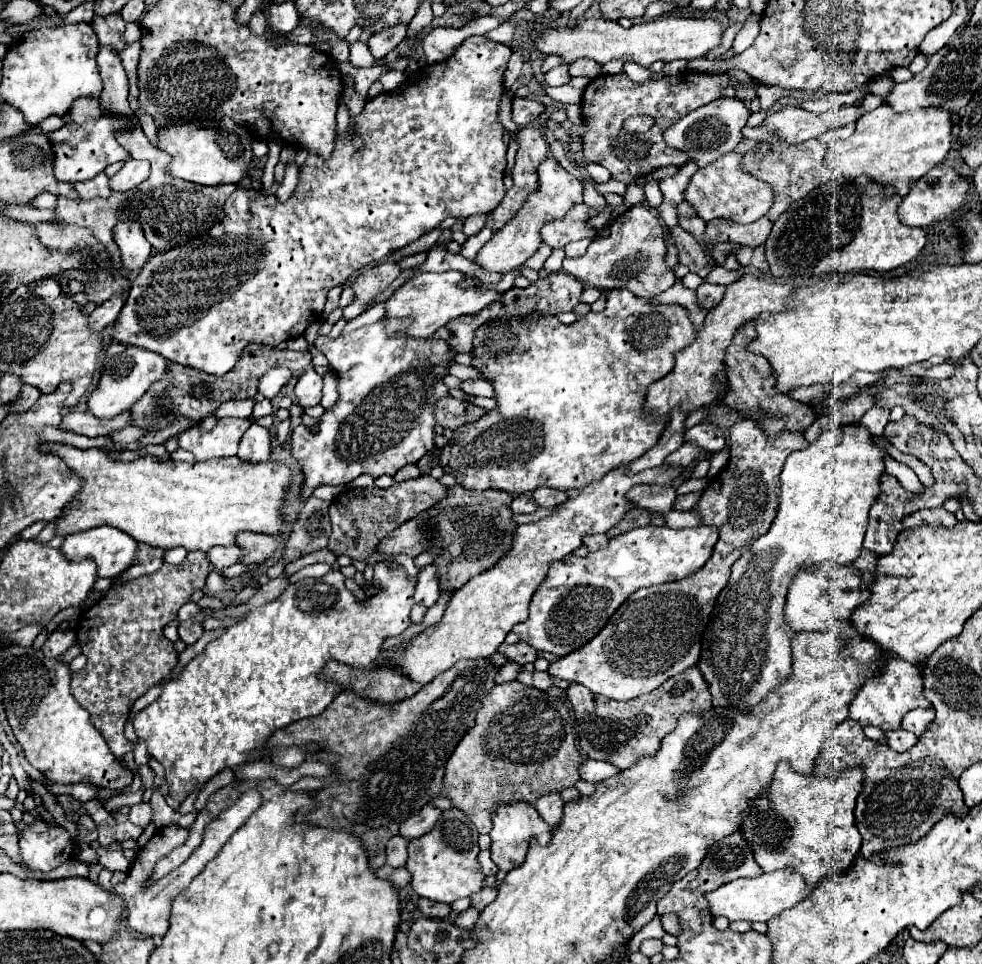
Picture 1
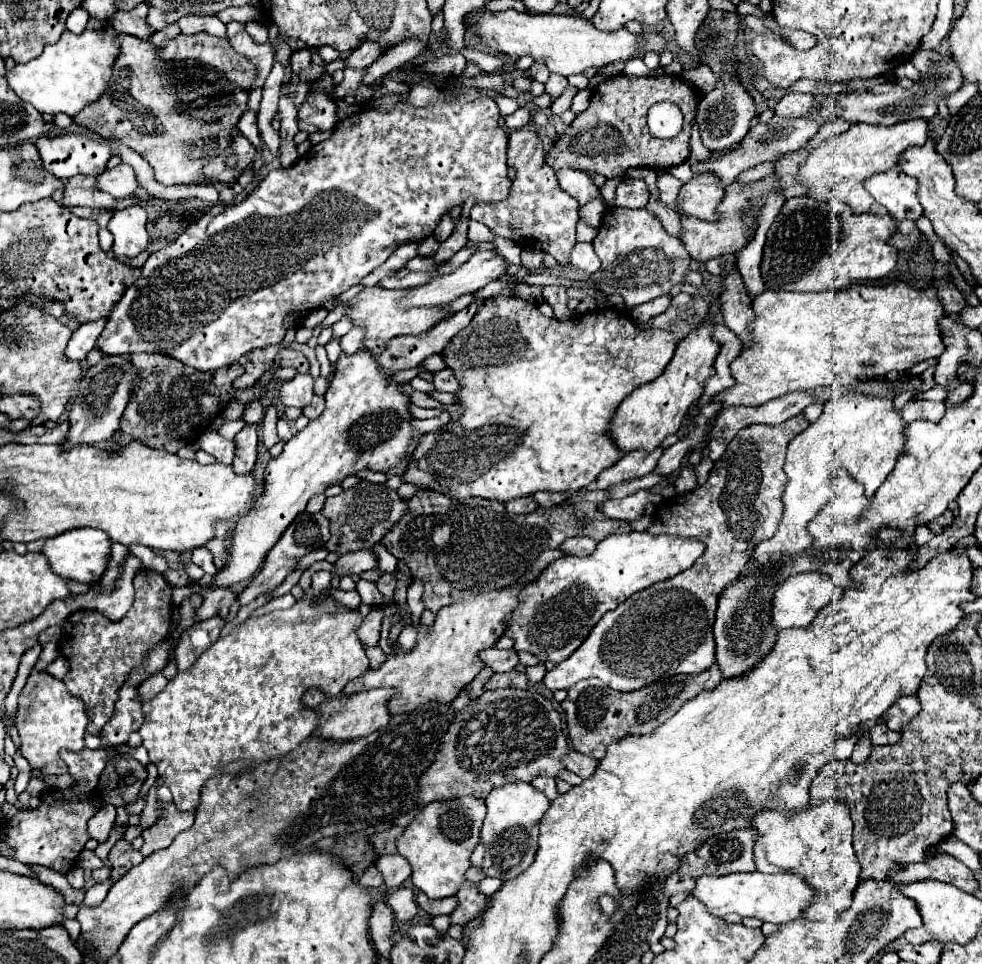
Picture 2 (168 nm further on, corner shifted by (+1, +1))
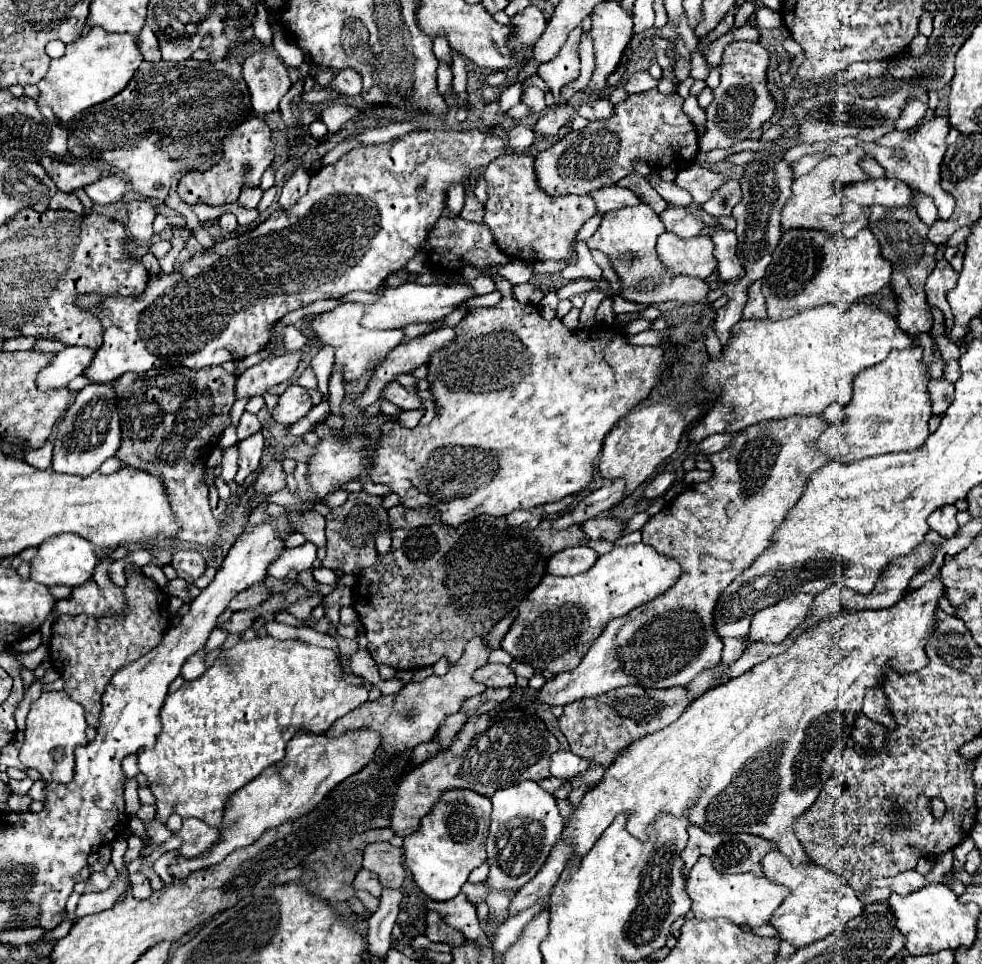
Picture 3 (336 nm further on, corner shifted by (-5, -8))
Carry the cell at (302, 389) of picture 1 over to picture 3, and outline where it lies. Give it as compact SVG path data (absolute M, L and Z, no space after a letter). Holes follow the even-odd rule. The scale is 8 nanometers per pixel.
M290 385L282 395L280 395L280 401L274 409L274 419L278 423L284 423L284 425L292 425L296 421L300 421L302 417L308 415L308 411L312 409L312 399L310 399L310 393L308 389L300 387L300 385Z

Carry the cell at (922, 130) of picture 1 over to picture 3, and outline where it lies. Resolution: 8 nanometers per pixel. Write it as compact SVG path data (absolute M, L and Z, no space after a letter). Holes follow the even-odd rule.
M856 145L856 147L848 149L848 153L844 153L842 157L828 157L828 159L820 161L808 175L796 179L792 185L792 197L786 201L786 205L782 209L782 227L784 229L794 229L794 227L830 229L834 233L842 231L844 223L840 221L840 215L844 213L846 199L838 193L838 185L848 185L848 183L870 179L870 175L860 167L860 161L866 155L868 153L864 151L864 147Z

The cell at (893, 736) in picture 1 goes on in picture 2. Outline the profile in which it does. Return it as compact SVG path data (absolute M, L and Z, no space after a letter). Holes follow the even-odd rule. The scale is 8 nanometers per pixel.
M876 724L870 728L870 738L874 746L882 746L882 744L896 744L900 740L900 732L890 730L886 724Z

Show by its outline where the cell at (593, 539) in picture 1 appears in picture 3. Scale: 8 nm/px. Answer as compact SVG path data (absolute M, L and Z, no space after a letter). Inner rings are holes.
M570 547L552 555L548 559L546 571L552 575L578 575L588 571L596 559L598 553L590 547Z

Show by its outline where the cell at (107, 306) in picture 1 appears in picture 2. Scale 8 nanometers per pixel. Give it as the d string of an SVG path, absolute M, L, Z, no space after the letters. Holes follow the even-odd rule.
M98 320L98 322L90 322L90 324L82 324L70 338L68 346L66 346L66 358L72 362L80 362L88 356L88 352L96 346L96 340L104 328L106 320Z

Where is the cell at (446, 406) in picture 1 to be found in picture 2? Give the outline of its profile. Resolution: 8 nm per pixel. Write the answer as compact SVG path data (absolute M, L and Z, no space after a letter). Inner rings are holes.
M410 384L402 386L400 390L402 390L402 394L406 394L406 396L410 398L412 404L416 404L416 406L420 406L420 408L440 408L440 406L442 406L442 404L438 404L436 400L432 400L428 394L414 390Z

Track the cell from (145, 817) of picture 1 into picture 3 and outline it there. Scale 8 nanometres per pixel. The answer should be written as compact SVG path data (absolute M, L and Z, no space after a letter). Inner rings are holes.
M126 863L122 867L122 871L118 871L118 875L116 875L116 883L110 885L106 891L102 891L102 893L84 893L78 901L76 917L84 917L84 915L92 915L92 913L110 909L116 903L116 899L120 897L120 893L124 889L128 889L128 885L122 881L124 875L128 875L128 865Z

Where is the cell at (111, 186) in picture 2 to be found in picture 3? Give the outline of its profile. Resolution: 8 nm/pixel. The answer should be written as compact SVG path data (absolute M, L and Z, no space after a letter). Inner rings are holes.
M122 175L102 177L96 183L84 187L84 191L96 205L116 205L124 199L128 191L128 181Z

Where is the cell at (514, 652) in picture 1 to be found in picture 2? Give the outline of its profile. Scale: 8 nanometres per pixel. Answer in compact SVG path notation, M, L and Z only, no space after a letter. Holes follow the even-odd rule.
M488 648L478 654L484 666L488 666L492 672L510 672L518 664L518 656L514 650L498 650L498 648Z

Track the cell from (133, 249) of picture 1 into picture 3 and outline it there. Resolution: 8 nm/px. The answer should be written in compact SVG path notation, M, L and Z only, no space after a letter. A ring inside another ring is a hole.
M134 201L128 207L130 221L126 225L126 233L138 241L138 243L148 243L152 239L152 221L156 217L154 205L148 201Z

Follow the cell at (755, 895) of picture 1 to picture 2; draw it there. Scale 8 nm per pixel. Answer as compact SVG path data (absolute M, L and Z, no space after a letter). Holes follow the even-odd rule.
M736 872L726 876L700 876L692 892L710 914L726 916L736 912L740 916L754 916L762 922L786 924L796 920L810 904L814 890L794 874L762 874L762 872Z

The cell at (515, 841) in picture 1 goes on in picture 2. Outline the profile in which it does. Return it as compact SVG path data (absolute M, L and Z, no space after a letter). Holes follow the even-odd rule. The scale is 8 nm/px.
M512 782L506 786L494 788L486 796L486 806L488 806L488 812L480 832L486 854L484 854L484 862L480 870L486 876L500 878L506 882L522 874L526 866L534 862L534 856L538 850L538 834L540 834L538 826L544 812L550 808L550 800L528 782Z

